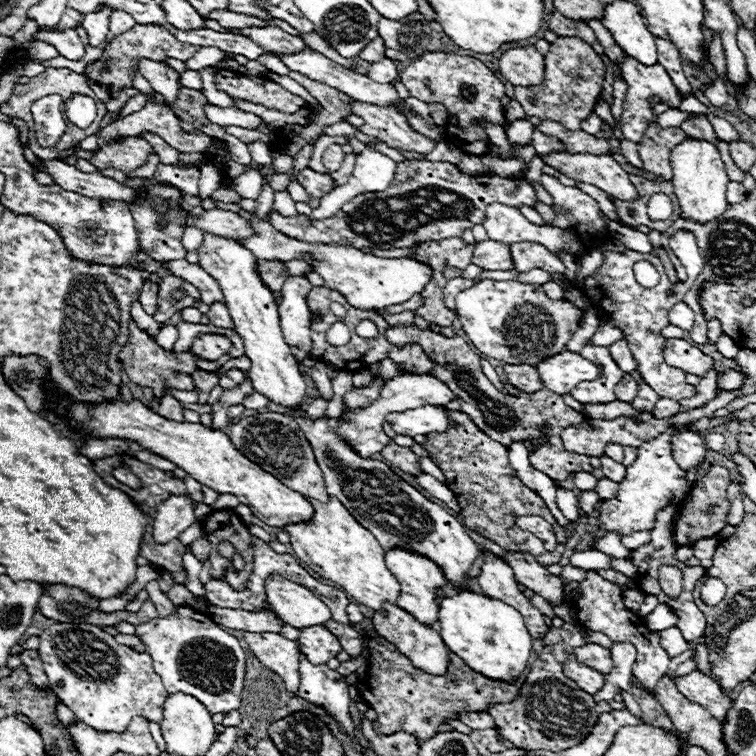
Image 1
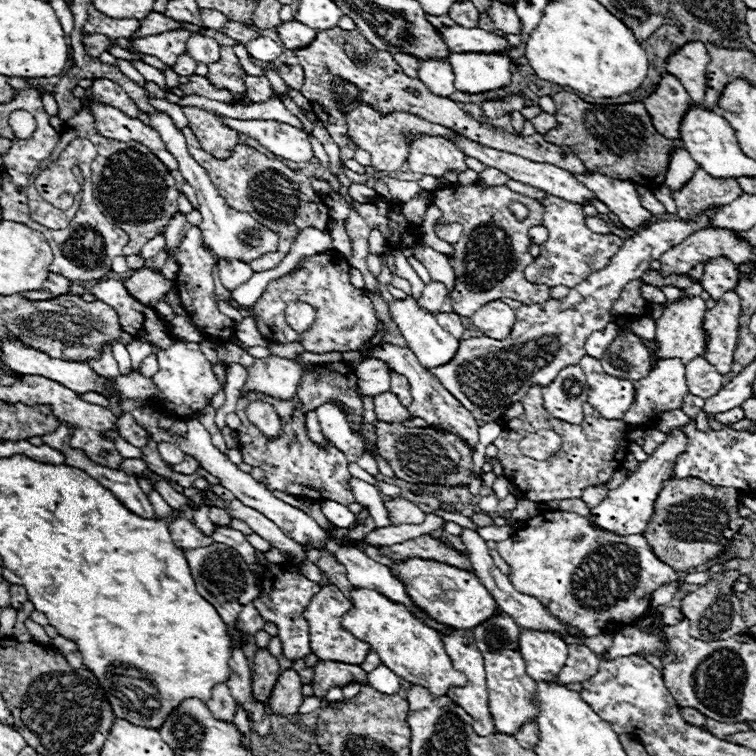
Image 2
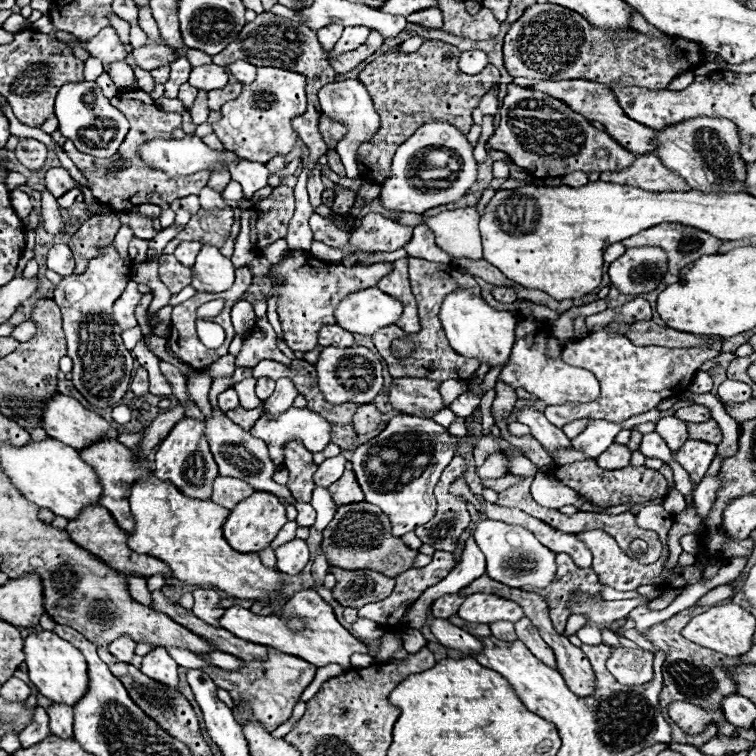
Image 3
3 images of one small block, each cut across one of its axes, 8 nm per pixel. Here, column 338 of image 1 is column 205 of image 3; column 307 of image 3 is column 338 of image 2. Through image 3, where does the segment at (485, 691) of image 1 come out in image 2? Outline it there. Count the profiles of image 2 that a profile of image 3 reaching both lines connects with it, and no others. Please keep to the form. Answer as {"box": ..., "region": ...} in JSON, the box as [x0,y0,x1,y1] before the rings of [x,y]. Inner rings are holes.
{"box":[314,660,368,696],"region":[[[318,660],[314,666],[314,696],[326,694],[330,688],[340,686],[344,688],[346,684],[362,684],[368,686],[368,674],[358,666],[358,664],[340,664],[340,662],[324,662]]]}

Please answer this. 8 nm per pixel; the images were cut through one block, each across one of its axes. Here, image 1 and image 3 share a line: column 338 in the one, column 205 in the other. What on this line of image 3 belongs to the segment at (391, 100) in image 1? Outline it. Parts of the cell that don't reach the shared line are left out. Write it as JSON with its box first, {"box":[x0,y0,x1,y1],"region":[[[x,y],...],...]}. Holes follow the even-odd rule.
{"box":[188,64,228,90],"region":[[[206,64],[206,66],[198,66],[198,68],[192,68],[190,72],[190,78],[188,78],[188,84],[198,88],[198,90],[218,90],[218,88],[224,88],[228,84],[228,74],[224,72],[222,66],[216,66],[216,64]]]}

